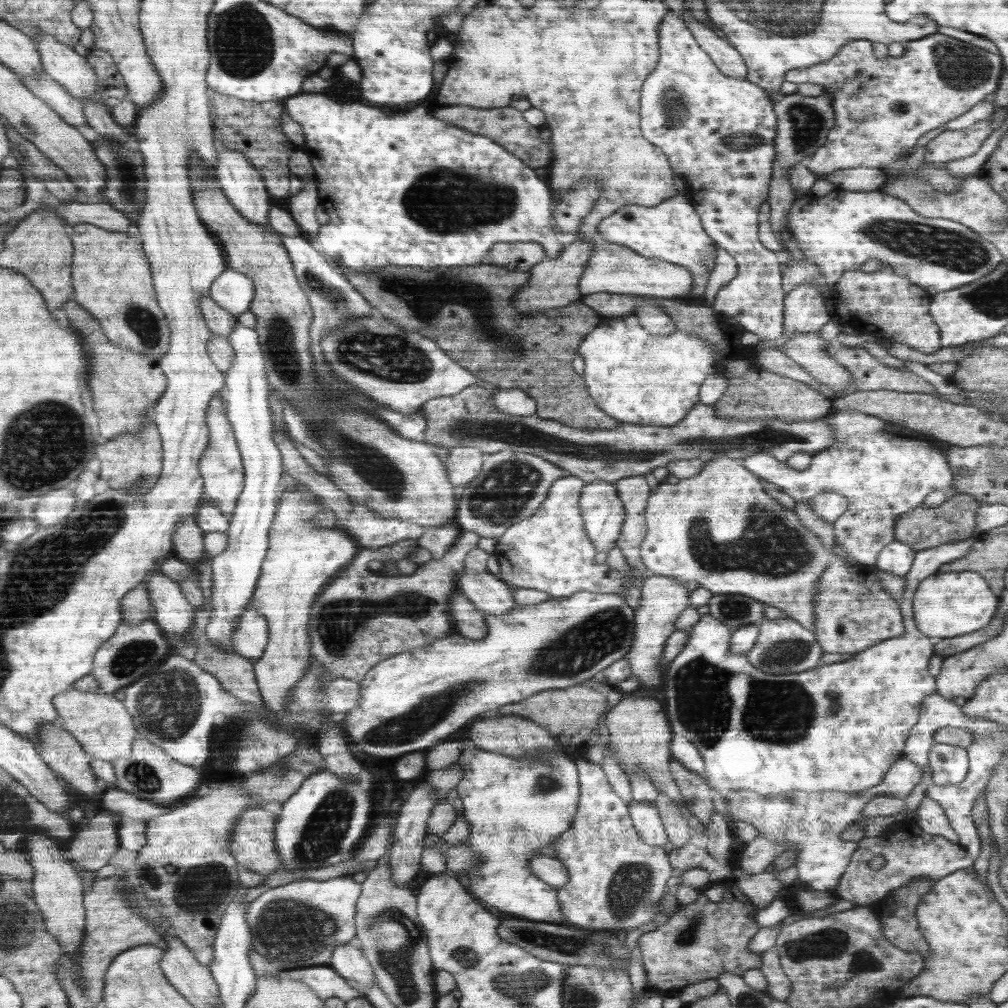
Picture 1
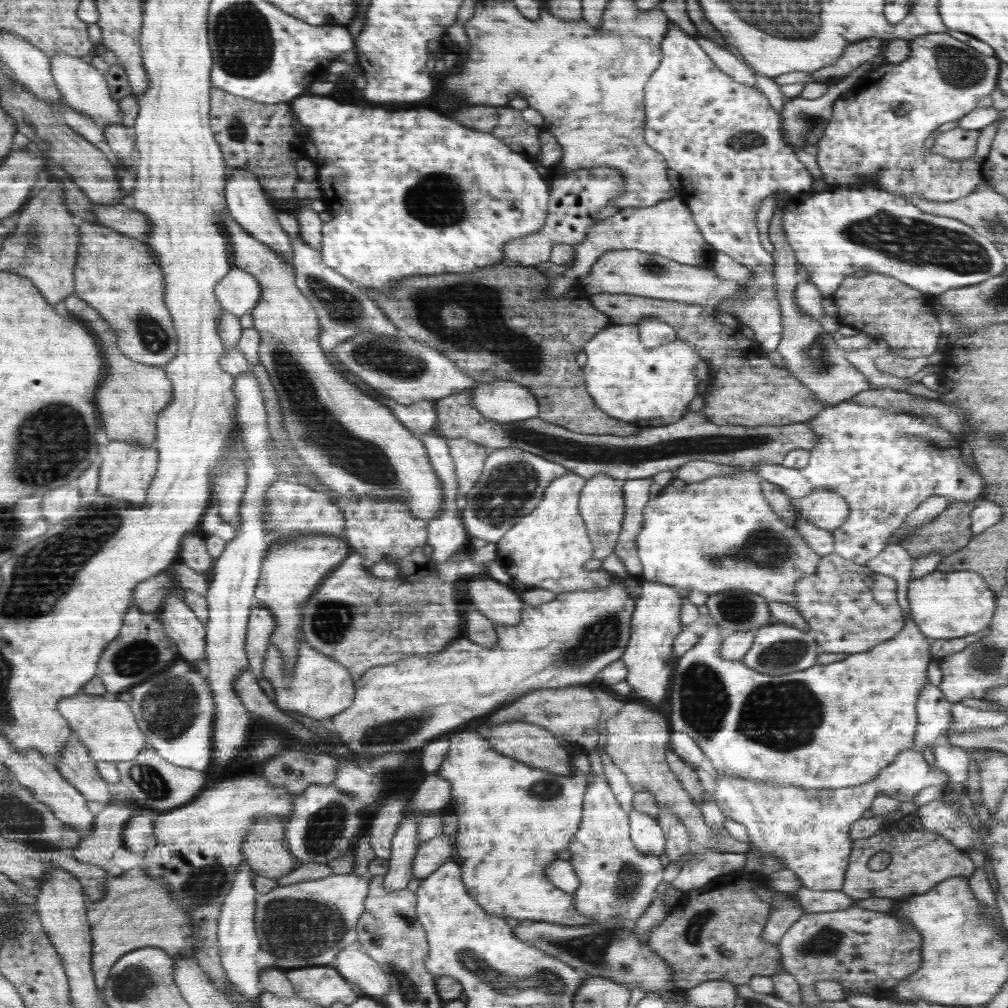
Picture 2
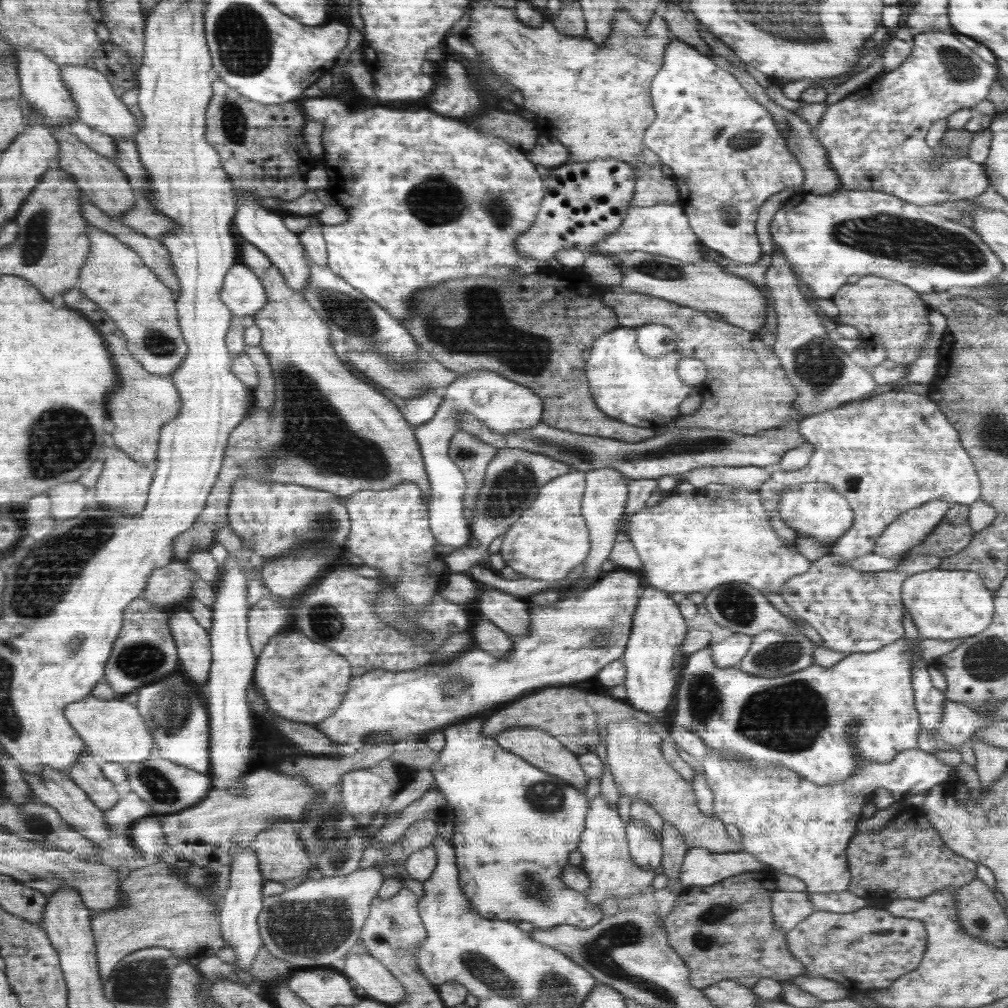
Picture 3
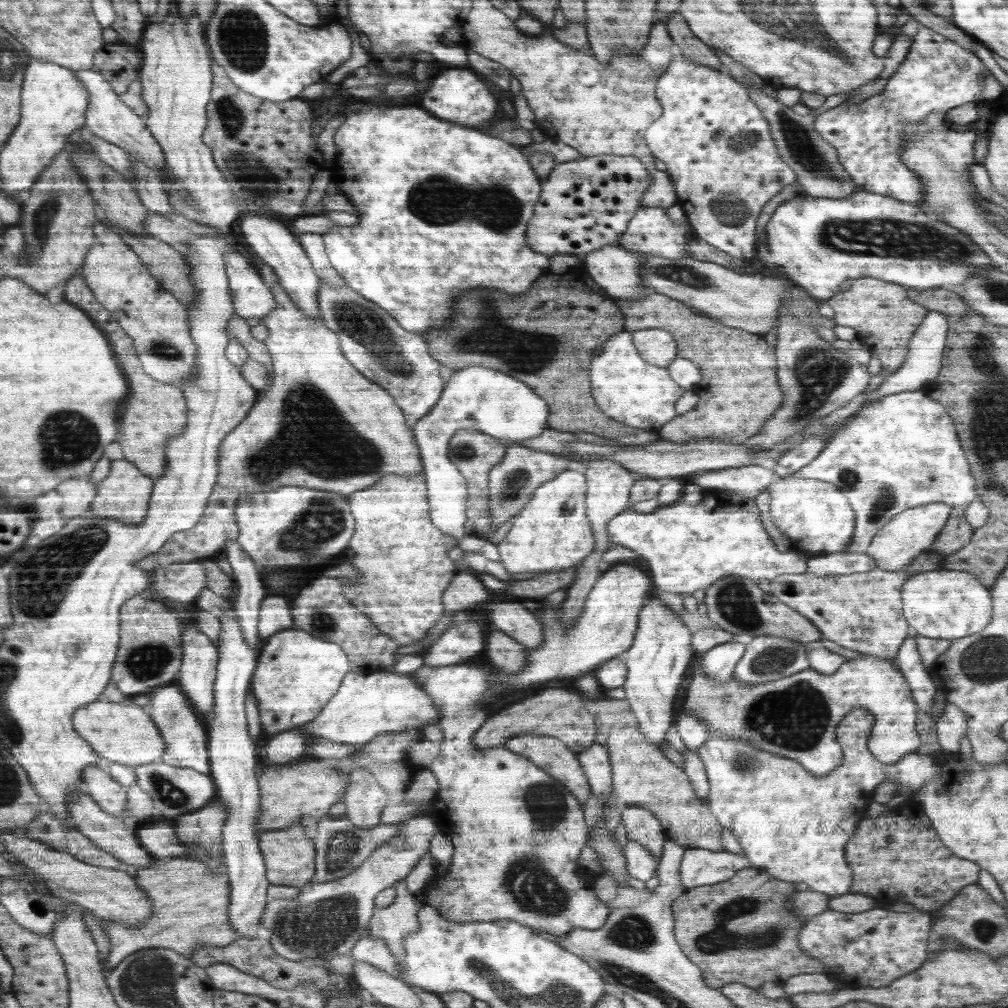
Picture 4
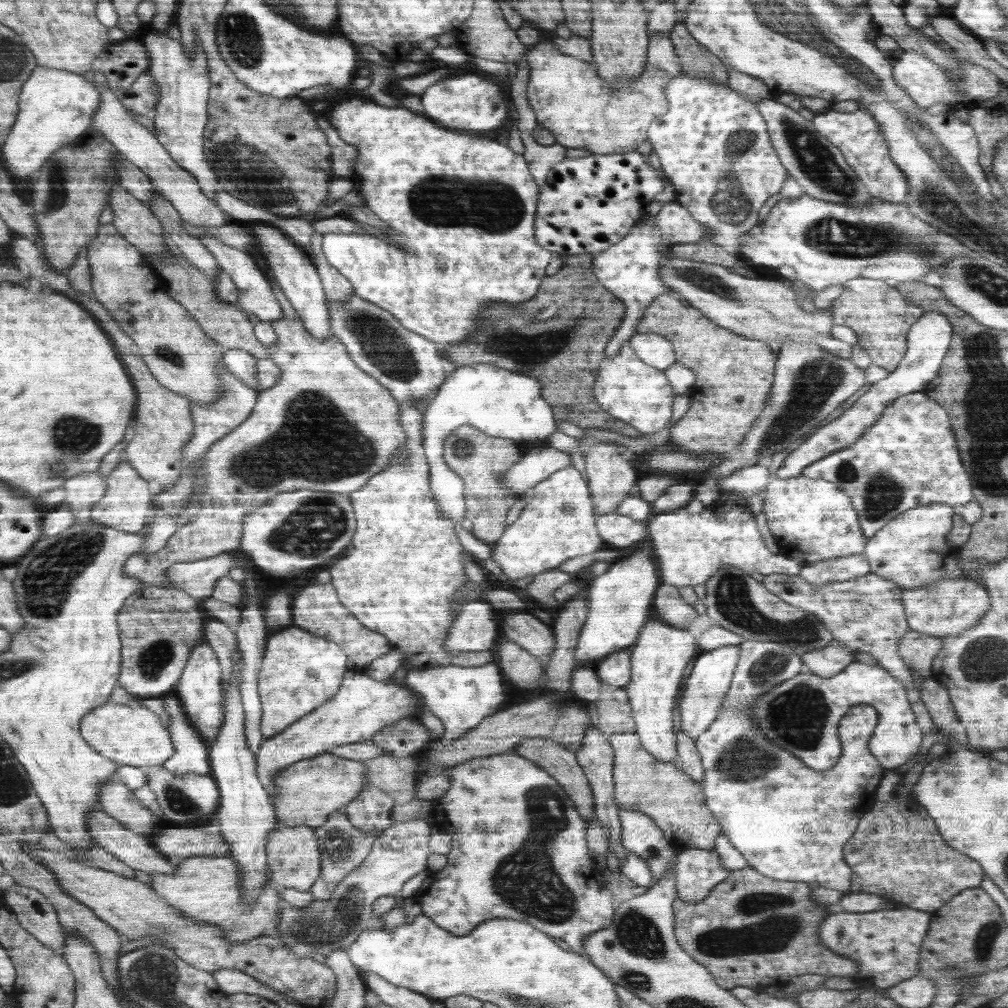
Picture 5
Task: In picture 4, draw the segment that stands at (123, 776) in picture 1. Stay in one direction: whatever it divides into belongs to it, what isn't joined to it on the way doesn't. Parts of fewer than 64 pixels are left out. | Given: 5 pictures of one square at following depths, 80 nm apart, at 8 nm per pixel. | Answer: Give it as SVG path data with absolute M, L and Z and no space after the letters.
M163 760L133 767L136 775L135 784L151 798L153 806L151 818L154 816L167 816L173 820L180 818L182 815L188 815L189 812L208 806L216 796L215 782L210 780L210 775L200 774L193 768L178 768Z

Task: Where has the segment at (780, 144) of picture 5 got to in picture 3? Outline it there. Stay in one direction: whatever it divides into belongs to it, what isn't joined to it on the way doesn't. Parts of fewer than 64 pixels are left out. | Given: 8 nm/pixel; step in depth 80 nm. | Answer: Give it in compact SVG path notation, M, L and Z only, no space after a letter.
M713 51L711 57L722 69L734 74L738 83L742 85L742 88L745 88L746 92L749 93L754 100L763 104L763 107L766 107L767 111L770 112L774 122L776 123L777 131L784 139L786 146L790 149L791 155L794 155L798 159L799 165L805 172L805 179L802 186L803 191L805 193L810 192L815 195L825 195L842 190L843 186L841 186L839 176L837 176L827 161L826 149L819 143L819 139L813 134L812 128L809 127L809 124L801 116L794 114L792 111L787 110L780 105L776 105L776 103L774 103L774 101L772 101L766 94L765 88L759 85L747 71L740 69L736 64L733 64L732 62L724 59L724 57L713 53Z

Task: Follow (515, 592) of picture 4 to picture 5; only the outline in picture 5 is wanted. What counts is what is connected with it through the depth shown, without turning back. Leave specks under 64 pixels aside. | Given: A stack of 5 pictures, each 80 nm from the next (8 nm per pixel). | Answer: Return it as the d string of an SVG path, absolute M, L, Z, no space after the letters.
M564 567L534 575L532 583L526 586L526 592L538 602L540 606L556 609L558 606L555 592L563 584L572 582L576 577L566 571Z

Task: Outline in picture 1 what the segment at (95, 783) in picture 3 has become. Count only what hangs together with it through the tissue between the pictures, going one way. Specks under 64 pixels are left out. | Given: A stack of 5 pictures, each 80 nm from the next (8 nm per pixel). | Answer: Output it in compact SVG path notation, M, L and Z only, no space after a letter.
M44 723L39 728L39 737L34 743L39 752L39 757L66 781L69 781L84 799L87 797L92 798L97 795L102 796L102 794L106 792L107 788L99 789L94 784L98 778L90 768L93 756L88 754L88 752L80 746L80 743L66 729L61 727L60 723Z

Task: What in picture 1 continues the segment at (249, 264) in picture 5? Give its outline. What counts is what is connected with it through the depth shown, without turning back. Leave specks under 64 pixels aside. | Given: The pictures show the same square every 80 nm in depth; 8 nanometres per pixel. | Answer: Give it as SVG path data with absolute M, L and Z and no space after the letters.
M226 269L209 288L209 297L228 312L239 316L250 308L254 283L241 272Z

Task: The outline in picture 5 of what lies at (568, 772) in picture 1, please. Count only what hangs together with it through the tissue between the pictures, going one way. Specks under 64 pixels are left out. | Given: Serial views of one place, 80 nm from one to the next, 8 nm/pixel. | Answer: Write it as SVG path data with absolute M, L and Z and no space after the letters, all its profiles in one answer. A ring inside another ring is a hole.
M496 662L475 667L448 665L409 669L403 682L418 696L424 697L425 708L445 725L445 734L435 742L450 744L478 727L486 717L497 713L500 704L507 701L501 675L500 666ZM504 751L503 753L487 756L474 757L465 760L451 767L444 767L437 774L449 776L450 788L440 798L440 806L444 812L444 821L450 824L452 830L451 851L447 854L447 863L442 870L430 872L427 880L418 889L415 894L415 901L422 908L422 915L430 917L434 924L456 934L456 936L464 936L468 932L472 932L473 928L480 926L493 919L512 919L525 921L527 924L533 925L539 932L556 939L562 939L571 950L583 956L583 940L592 936L594 932L600 932L604 928L610 927L614 922L614 900L612 900L612 888L608 889L608 885L600 883L594 886L588 886L588 880L592 875L598 873L596 868L592 868L590 858L588 858L588 846L586 846L586 830L584 830L584 819L574 808L572 798L565 791L562 784L553 776L545 771L542 767L534 764L533 761L526 757L512 753L512 751Z

